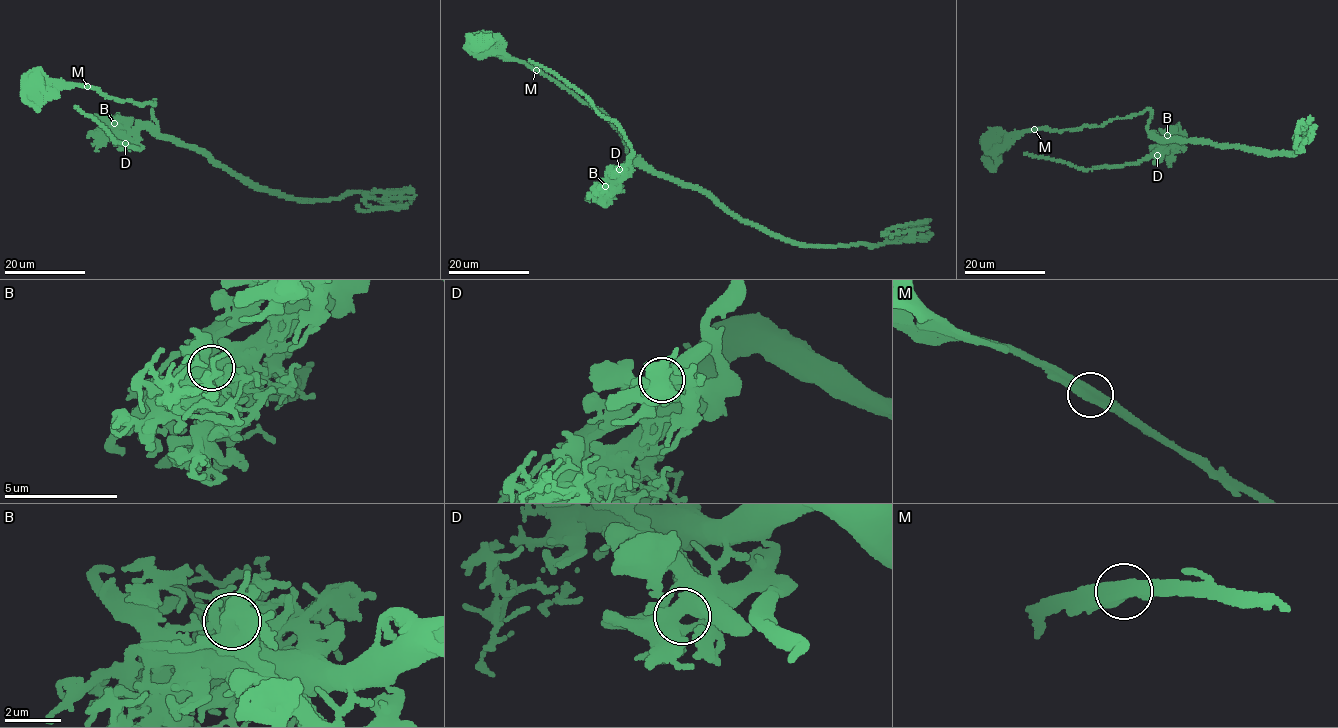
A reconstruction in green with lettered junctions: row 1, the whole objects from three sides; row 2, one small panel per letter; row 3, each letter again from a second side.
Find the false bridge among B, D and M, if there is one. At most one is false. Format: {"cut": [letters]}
{"cut": ["B"]}

